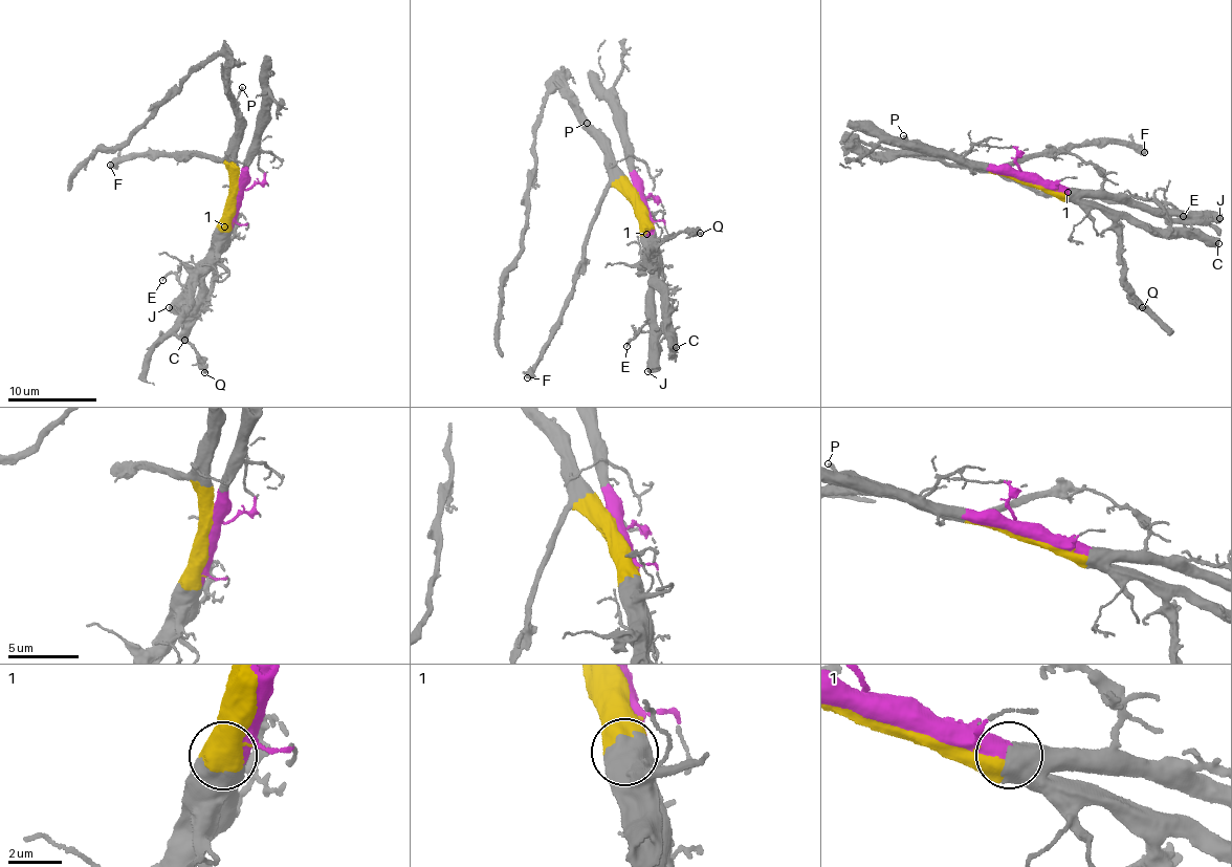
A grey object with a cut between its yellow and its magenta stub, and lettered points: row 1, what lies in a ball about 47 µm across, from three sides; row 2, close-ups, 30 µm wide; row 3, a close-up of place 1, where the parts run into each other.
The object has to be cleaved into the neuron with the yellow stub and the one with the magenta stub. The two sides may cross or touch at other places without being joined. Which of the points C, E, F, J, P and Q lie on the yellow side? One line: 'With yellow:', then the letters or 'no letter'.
With yellow: C, F, P, Q

